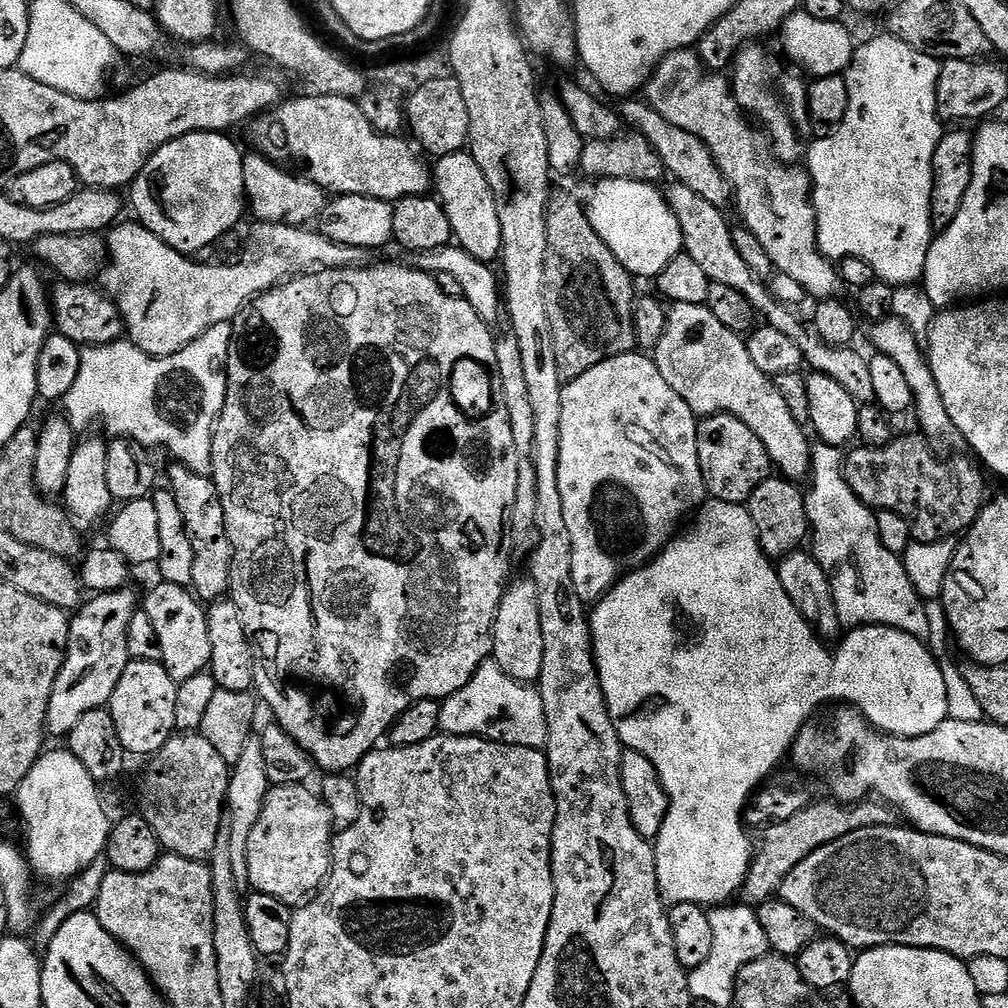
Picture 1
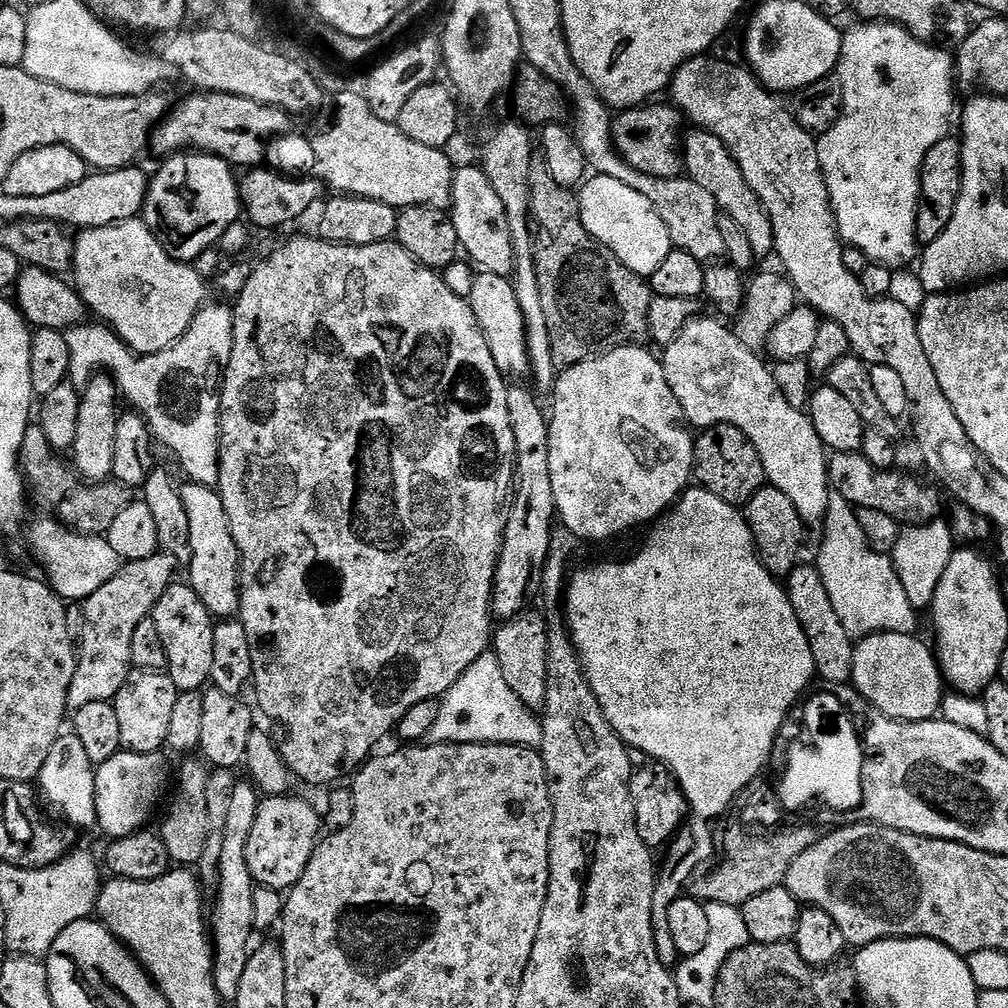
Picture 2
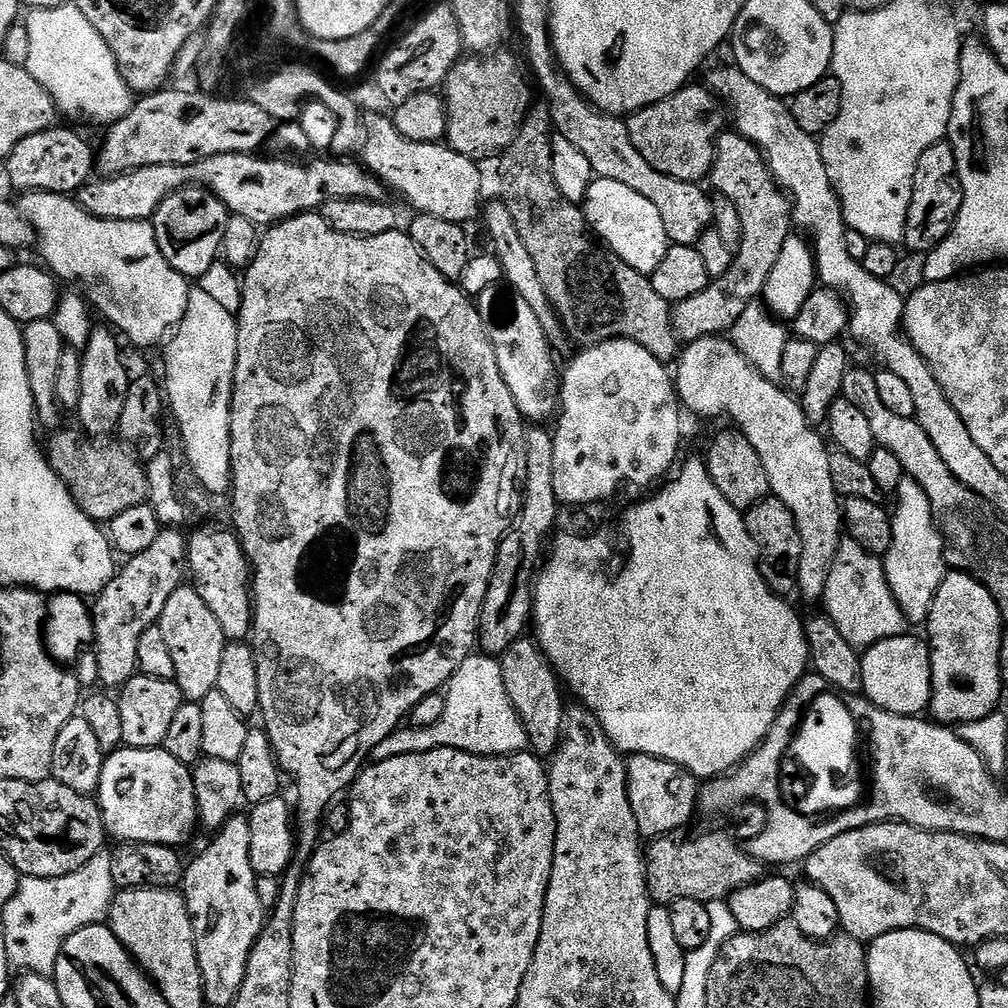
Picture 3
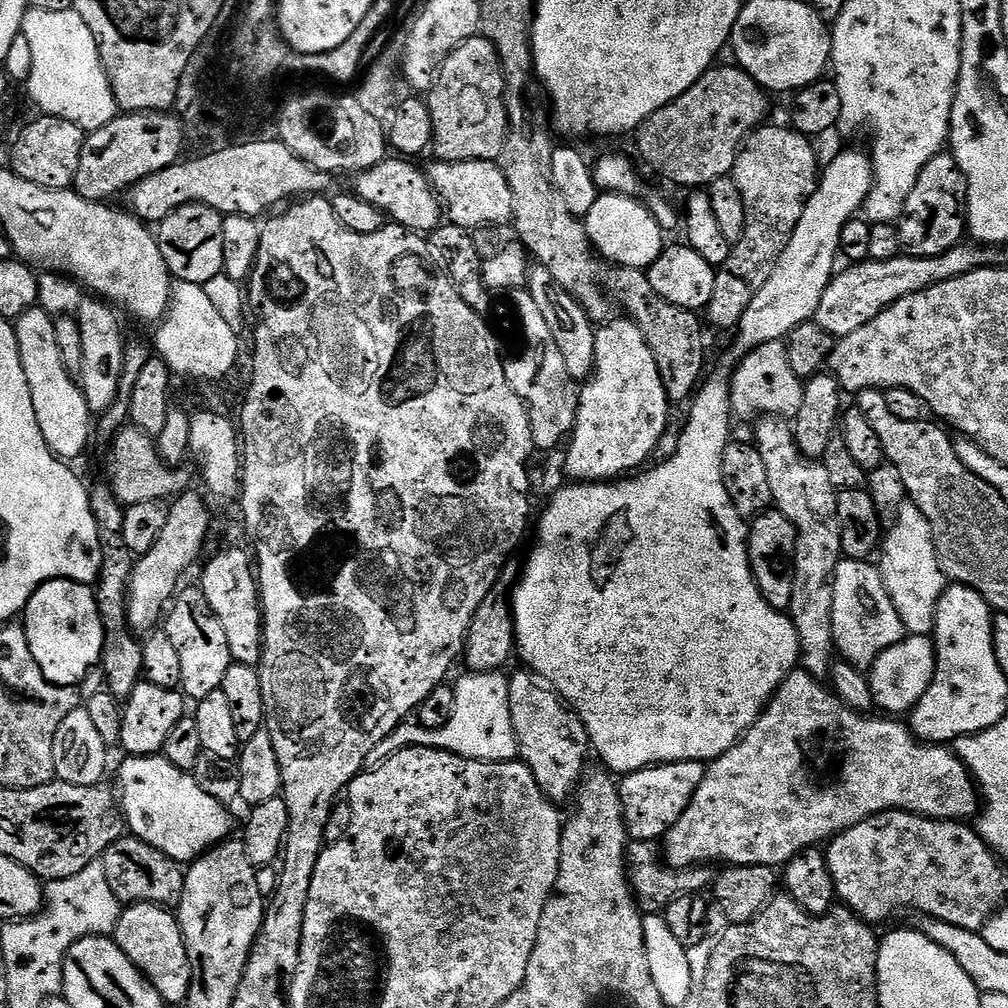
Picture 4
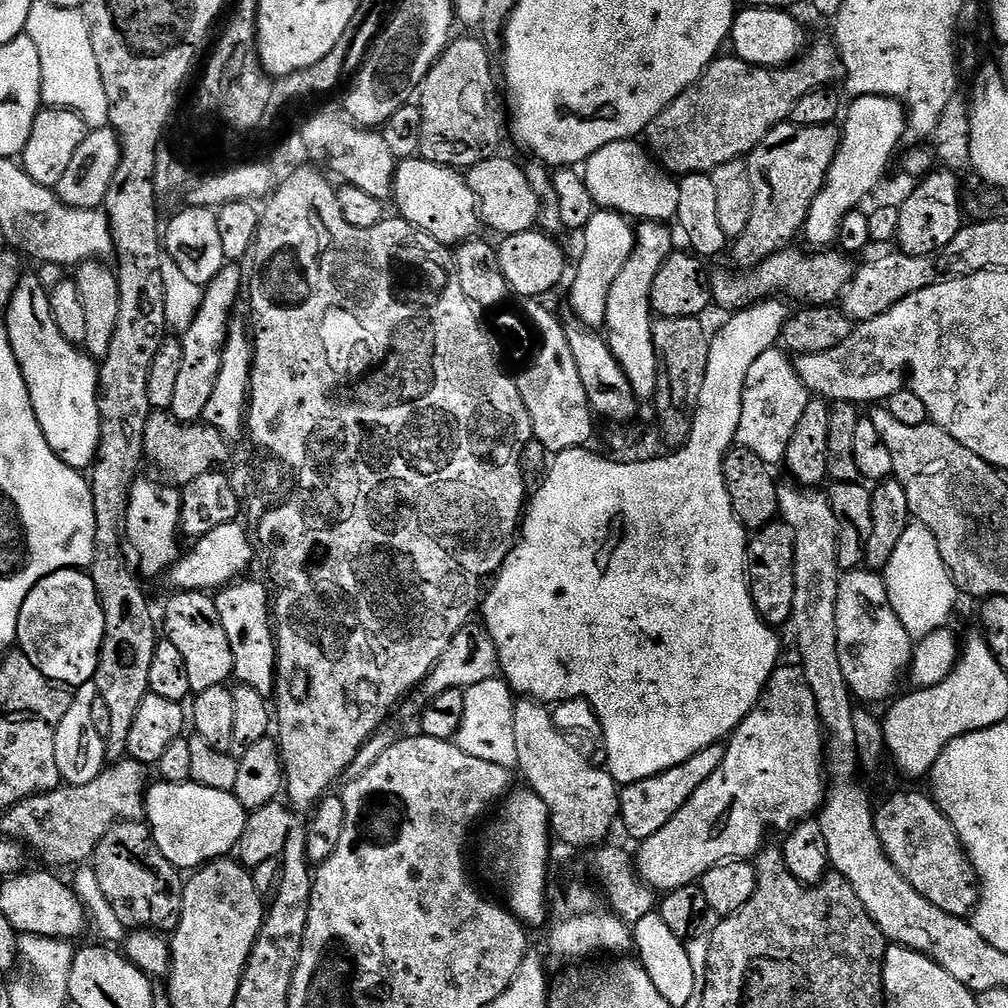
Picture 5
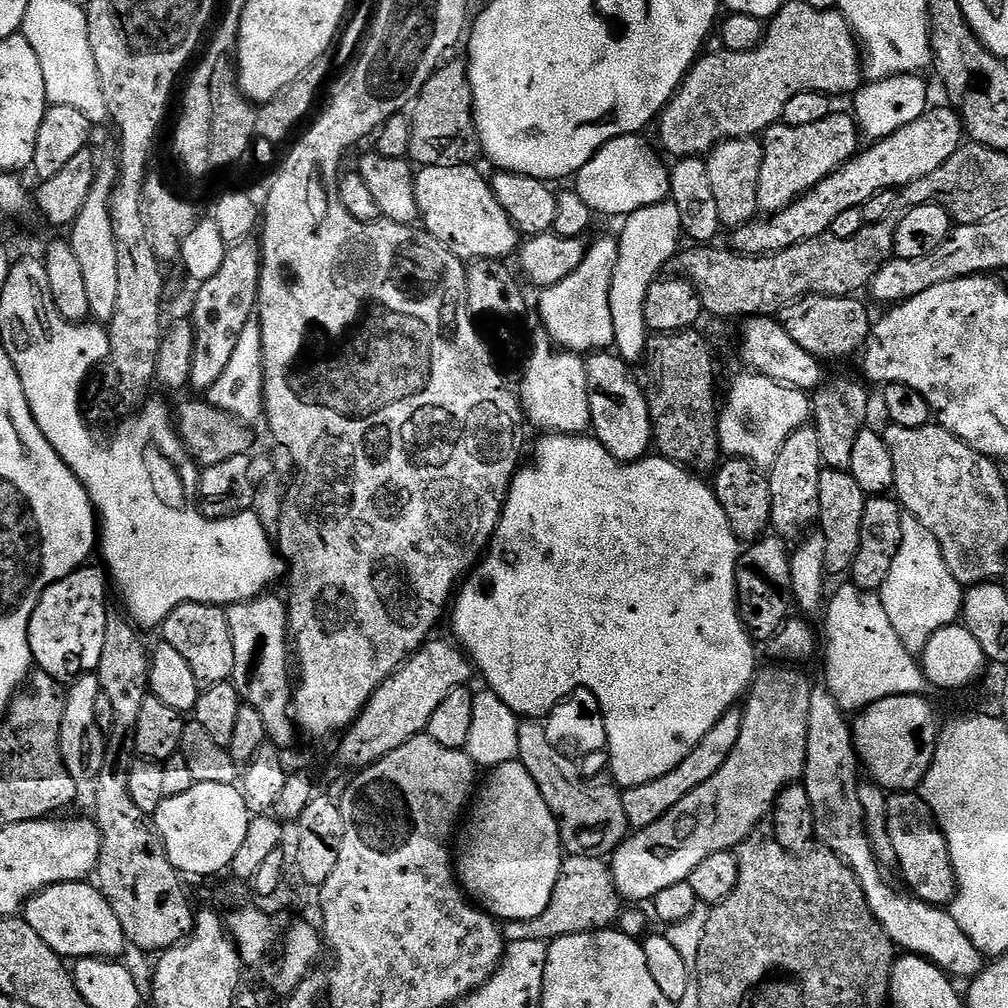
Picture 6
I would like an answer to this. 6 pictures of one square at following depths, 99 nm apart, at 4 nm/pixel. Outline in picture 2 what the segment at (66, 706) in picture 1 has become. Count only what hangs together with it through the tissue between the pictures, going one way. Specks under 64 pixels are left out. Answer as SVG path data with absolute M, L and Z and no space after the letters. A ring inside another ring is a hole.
M167 554L121 563L114 578L110 578L106 586L98 586L98 590L83 601L84 625L80 632L78 628L78 659L74 682L70 682L69 709L81 708L89 702L115 701L118 690L122 690L126 678L134 670L130 658L134 630L151 617L158 598L162 598L173 584L176 568L177 561Z

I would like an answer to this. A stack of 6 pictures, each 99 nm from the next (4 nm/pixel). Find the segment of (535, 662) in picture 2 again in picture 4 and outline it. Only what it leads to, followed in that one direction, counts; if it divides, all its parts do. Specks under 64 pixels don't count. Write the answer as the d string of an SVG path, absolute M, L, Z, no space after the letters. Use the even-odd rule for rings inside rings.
M523 671L508 676L510 722L520 747L519 759L530 766L538 786L548 799L561 802L575 793L586 775L584 763L588 760L588 752L590 756L588 731L584 729L584 721L544 683L537 672Z

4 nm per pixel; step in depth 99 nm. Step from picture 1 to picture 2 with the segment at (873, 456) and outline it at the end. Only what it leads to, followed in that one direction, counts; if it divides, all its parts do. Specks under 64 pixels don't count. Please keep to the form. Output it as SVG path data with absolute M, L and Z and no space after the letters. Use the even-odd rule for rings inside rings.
M832 452L828 457L828 483L831 491L846 498L853 508L882 510L882 514L890 514L890 518L904 526L929 524L941 515L939 487L936 489L928 484L915 484L907 480L900 470L874 466L874 462L860 452Z

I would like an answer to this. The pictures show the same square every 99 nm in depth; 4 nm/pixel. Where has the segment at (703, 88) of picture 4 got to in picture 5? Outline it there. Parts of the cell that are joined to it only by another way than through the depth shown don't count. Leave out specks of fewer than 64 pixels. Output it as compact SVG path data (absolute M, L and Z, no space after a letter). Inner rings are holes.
M831 39L820 40L817 44L809 43L803 54L782 68L755 68L736 55L721 55L712 61L712 65L687 90L674 98L674 102L670 102L670 106L666 106L666 110L662 110L654 122L650 122L646 133L647 147L656 163L677 178L699 172L711 174L718 166L751 154L770 130L791 117L802 94L815 88L835 85L843 74L844 64L840 60L840 52Z

